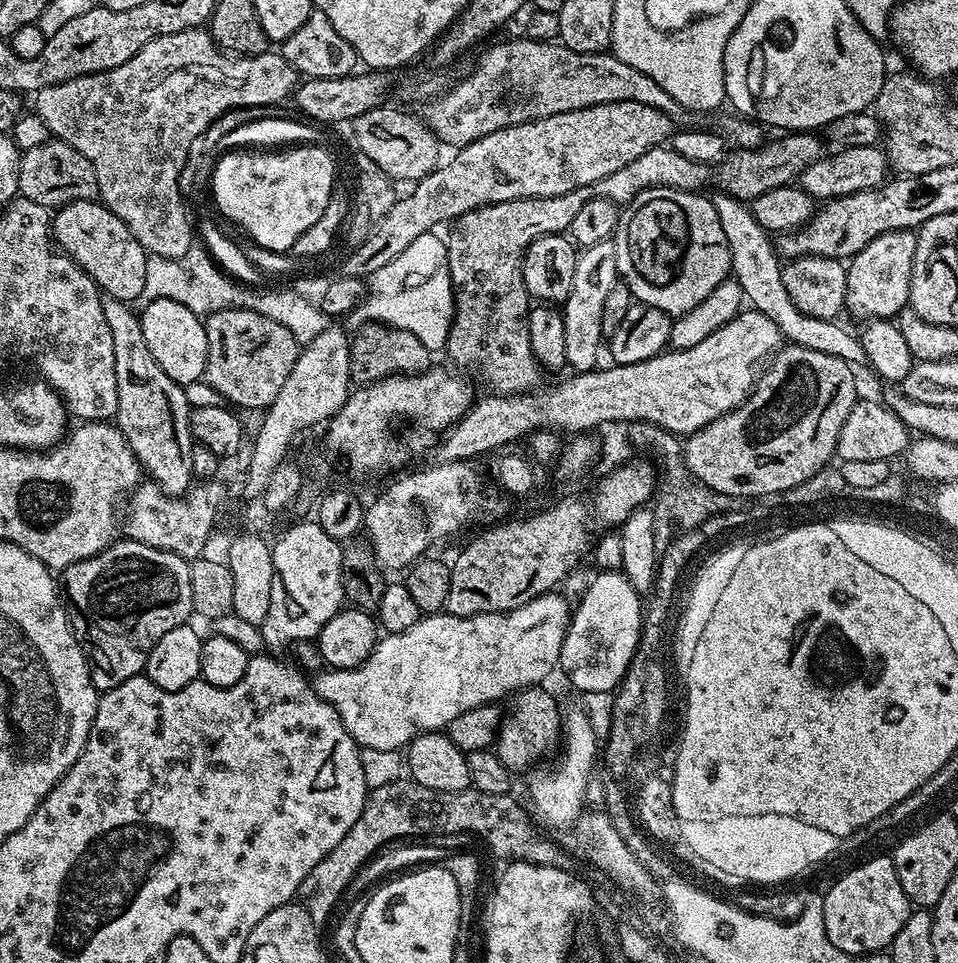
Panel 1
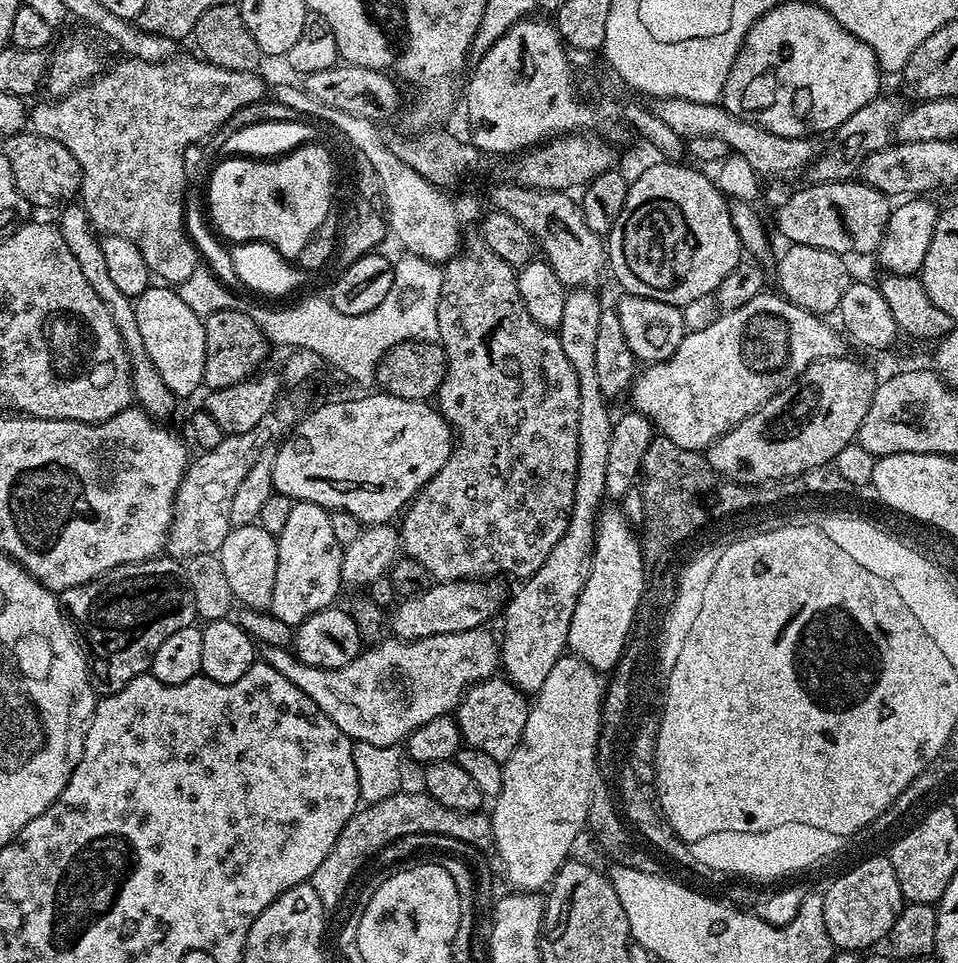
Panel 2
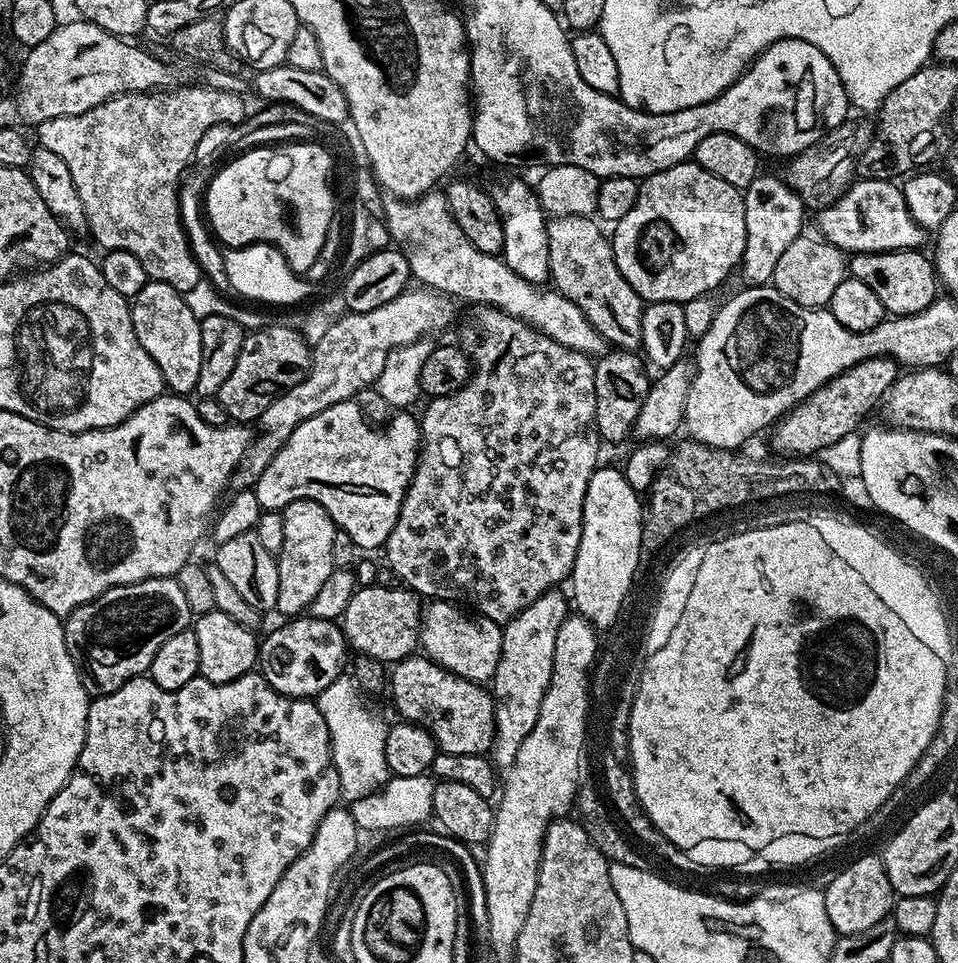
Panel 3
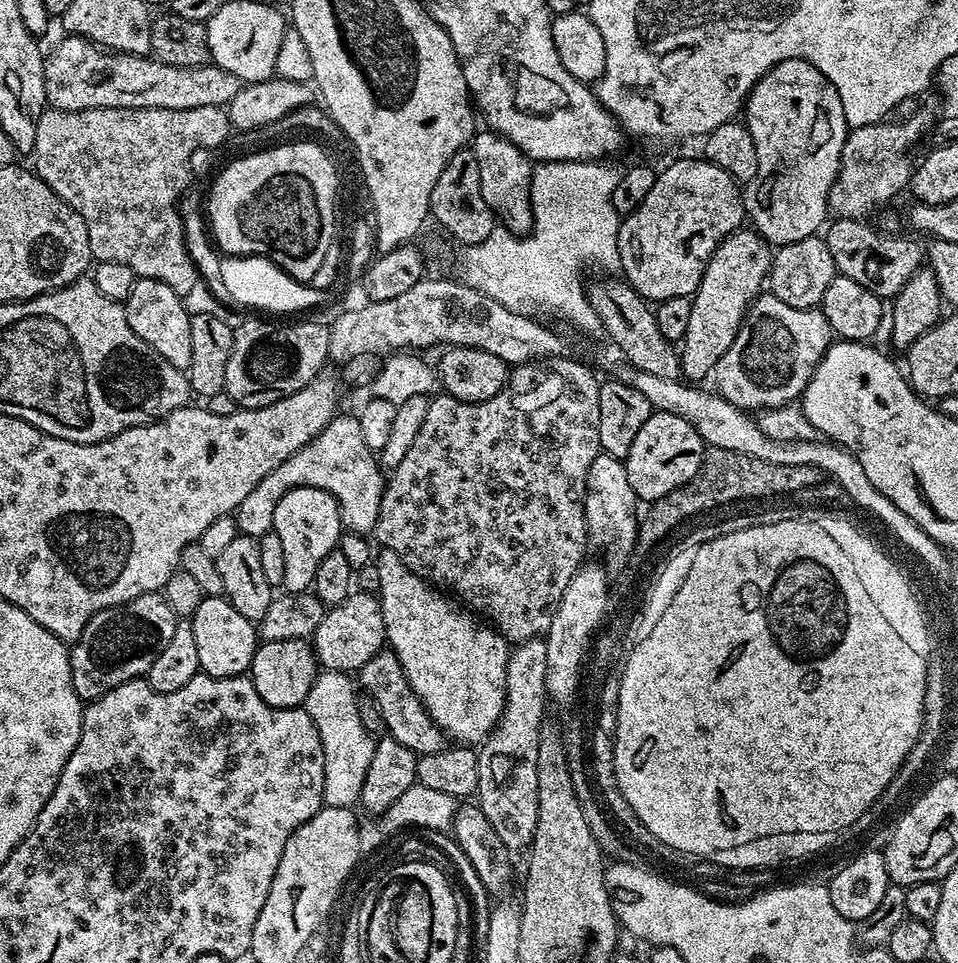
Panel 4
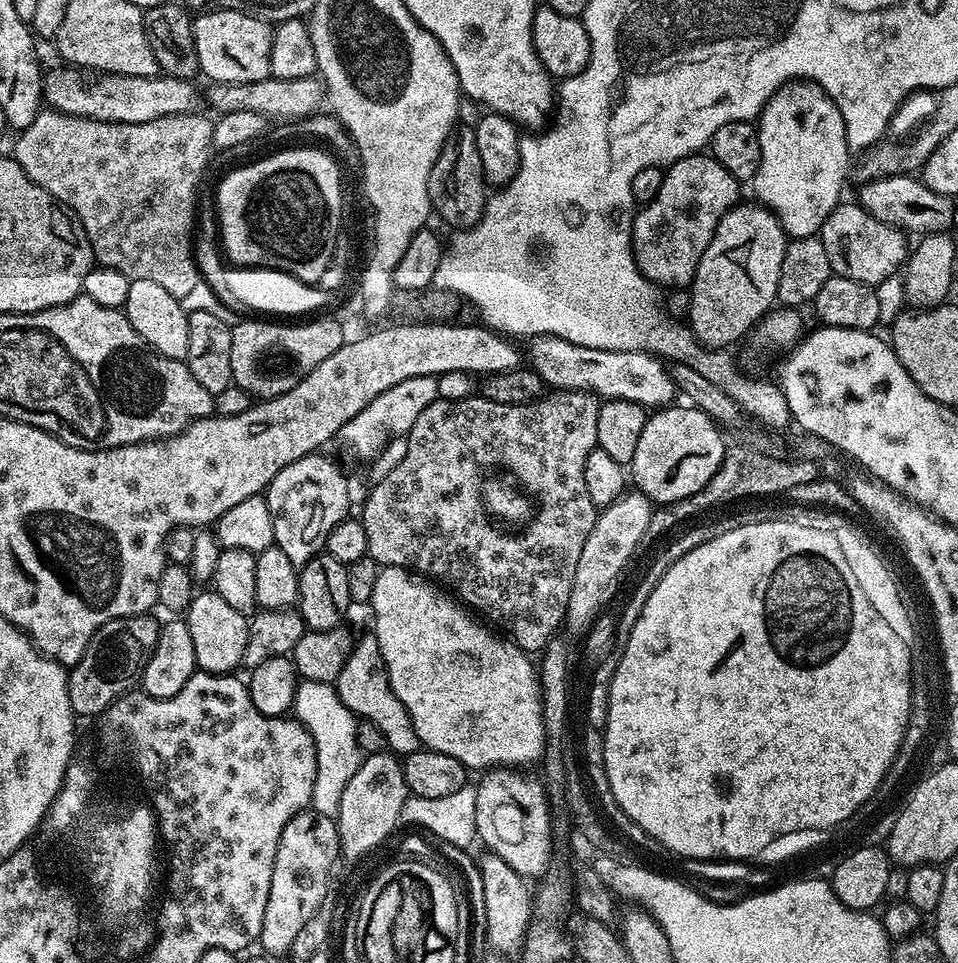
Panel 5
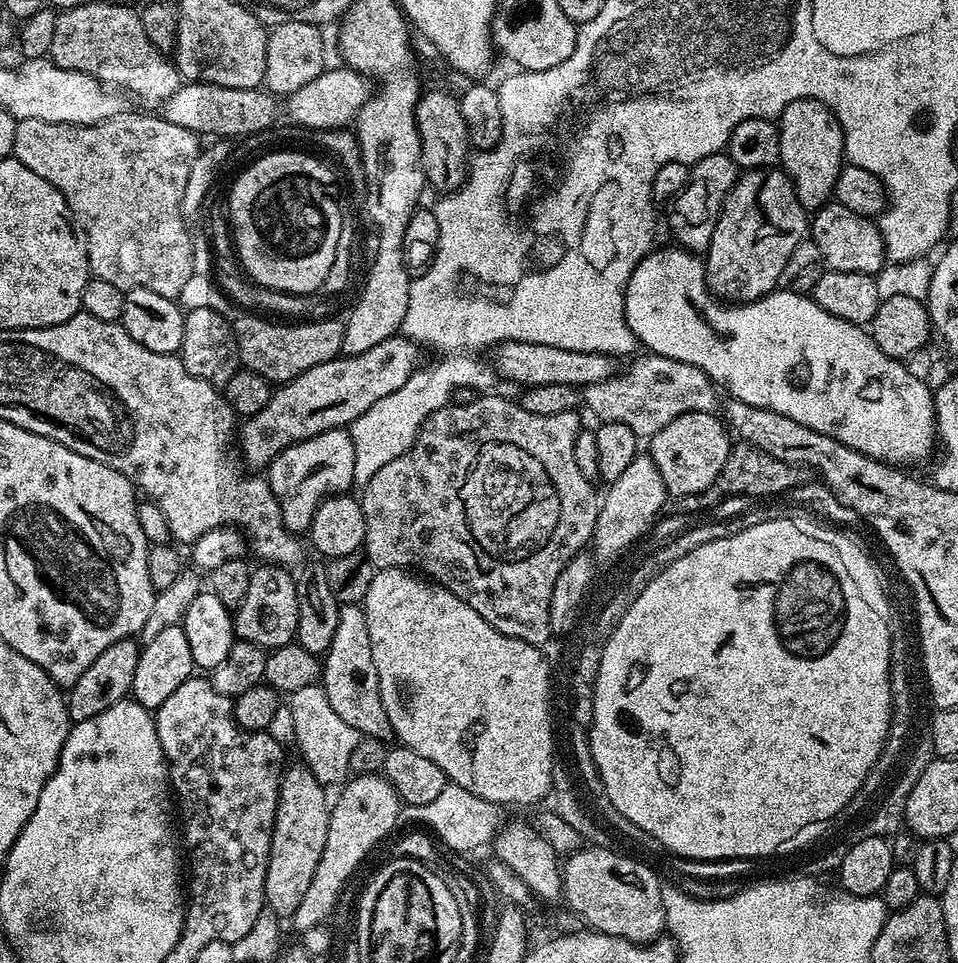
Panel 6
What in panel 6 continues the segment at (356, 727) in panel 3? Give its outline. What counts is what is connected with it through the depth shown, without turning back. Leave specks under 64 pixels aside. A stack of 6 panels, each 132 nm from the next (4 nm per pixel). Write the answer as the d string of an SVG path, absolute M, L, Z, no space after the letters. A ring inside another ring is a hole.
M319 683L303 686L297 692L291 693L290 700L292 700L292 728L296 731L300 752L304 755L301 756L303 763L308 765L320 784L339 785L349 775L350 753L360 741L360 733L334 711L334 706L330 706L324 689Z

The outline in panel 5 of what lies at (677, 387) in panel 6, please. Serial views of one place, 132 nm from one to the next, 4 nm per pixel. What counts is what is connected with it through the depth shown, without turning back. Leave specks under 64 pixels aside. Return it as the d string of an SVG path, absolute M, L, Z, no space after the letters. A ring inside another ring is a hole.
M538 336L531 341L532 344L532 361L530 361L530 367L533 372L536 372L544 379L545 385L549 389L559 390L561 392L586 392L597 398L603 398L604 400L625 400L626 402L634 402L639 404L641 408L645 410L659 410L665 406L673 403L672 395L677 395L678 389L676 383L672 381L672 373L666 367L665 361L649 356L646 352L619 352L618 350L594 350L590 346L578 346L574 342L566 342L558 338L557 336Z

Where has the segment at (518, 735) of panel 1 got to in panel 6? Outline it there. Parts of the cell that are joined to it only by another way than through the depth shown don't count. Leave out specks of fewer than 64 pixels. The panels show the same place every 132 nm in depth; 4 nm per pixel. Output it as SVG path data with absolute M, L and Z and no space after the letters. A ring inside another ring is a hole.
M345 604L338 614L338 626L327 652L322 657L322 687L330 706L361 736L378 738L385 742L393 739L390 718L386 706L382 706L382 694L378 686L378 670L374 666L374 654L370 650L370 630L366 630L366 614L359 604Z

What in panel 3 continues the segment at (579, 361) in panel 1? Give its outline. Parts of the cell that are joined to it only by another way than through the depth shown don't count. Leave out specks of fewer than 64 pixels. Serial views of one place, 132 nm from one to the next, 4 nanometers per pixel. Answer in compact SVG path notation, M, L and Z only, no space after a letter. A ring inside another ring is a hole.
M560 590L542 594L530 606L526 606L507 624L503 625L502 654L498 658L498 666L490 681L492 699L496 702L496 729L490 759L497 769L507 770L518 758L518 749L526 742L526 734L534 730L534 722L538 722L538 710L542 710L542 698L546 698L546 690L550 686L550 674L554 670L554 646L558 646L558 630L562 630L562 622L570 615L570 600Z

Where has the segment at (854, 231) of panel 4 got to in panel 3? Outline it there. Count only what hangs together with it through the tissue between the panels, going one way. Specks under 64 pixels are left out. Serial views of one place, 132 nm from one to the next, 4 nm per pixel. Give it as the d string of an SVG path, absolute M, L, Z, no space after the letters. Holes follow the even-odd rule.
M920 250L907 252L858 252L847 261L846 268L851 279L866 282L870 290L882 302L885 313L892 316L909 316L926 310L938 298L936 265L924 257Z

